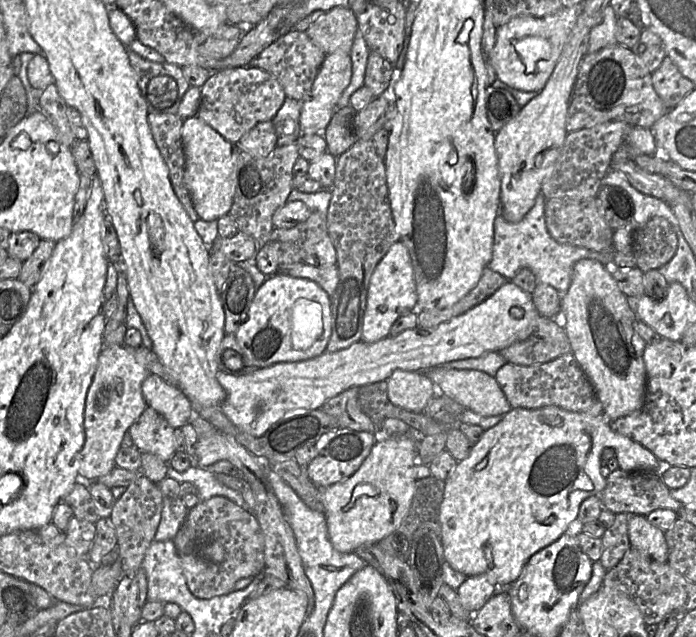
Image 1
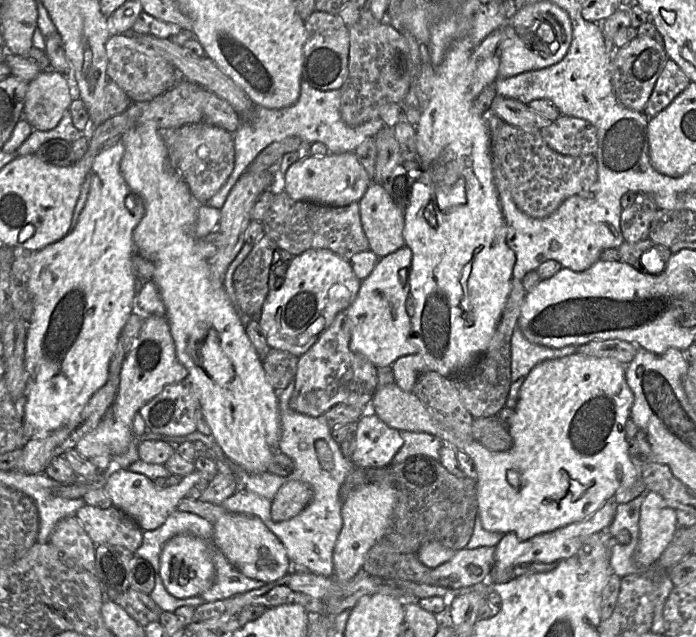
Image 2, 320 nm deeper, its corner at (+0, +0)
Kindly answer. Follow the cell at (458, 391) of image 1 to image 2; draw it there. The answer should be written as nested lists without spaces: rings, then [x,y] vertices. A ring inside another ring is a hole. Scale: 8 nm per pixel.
[[[404,245],[380,258],[371,274],[362,280],[356,297],[345,310],[351,327],[350,348],[375,367],[391,366],[399,357],[417,352],[411,340],[411,318],[406,311],[412,257],[411,248]]]

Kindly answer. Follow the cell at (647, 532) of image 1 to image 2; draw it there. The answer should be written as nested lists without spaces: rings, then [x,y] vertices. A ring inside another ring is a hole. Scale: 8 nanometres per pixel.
[[[579,353],[568,356],[550,359],[540,362],[526,376],[525,381],[520,388],[514,416],[508,427],[508,432],[512,437],[513,445],[508,451],[495,452],[486,449],[479,441],[466,441],[460,439],[444,424],[436,420],[426,409],[420,399],[413,391],[407,392],[402,390],[396,383],[378,387],[371,401],[370,409],[383,422],[391,428],[399,431],[425,432],[440,438],[444,444],[448,444],[456,451],[465,452],[473,460],[477,471],[477,502],[478,514],[480,516],[482,527],[491,532],[501,534],[515,533],[520,540],[529,540],[538,534],[554,531],[558,528],[567,526],[572,523],[580,522],[596,512],[604,502],[611,498],[620,487],[630,486],[636,482],[639,476],[639,469],[634,466],[628,455],[628,442],[626,439],[625,426],[630,418],[630,410],[634,402],[634,395],[625,379],[625,365],[608,359],[588,357]]]

